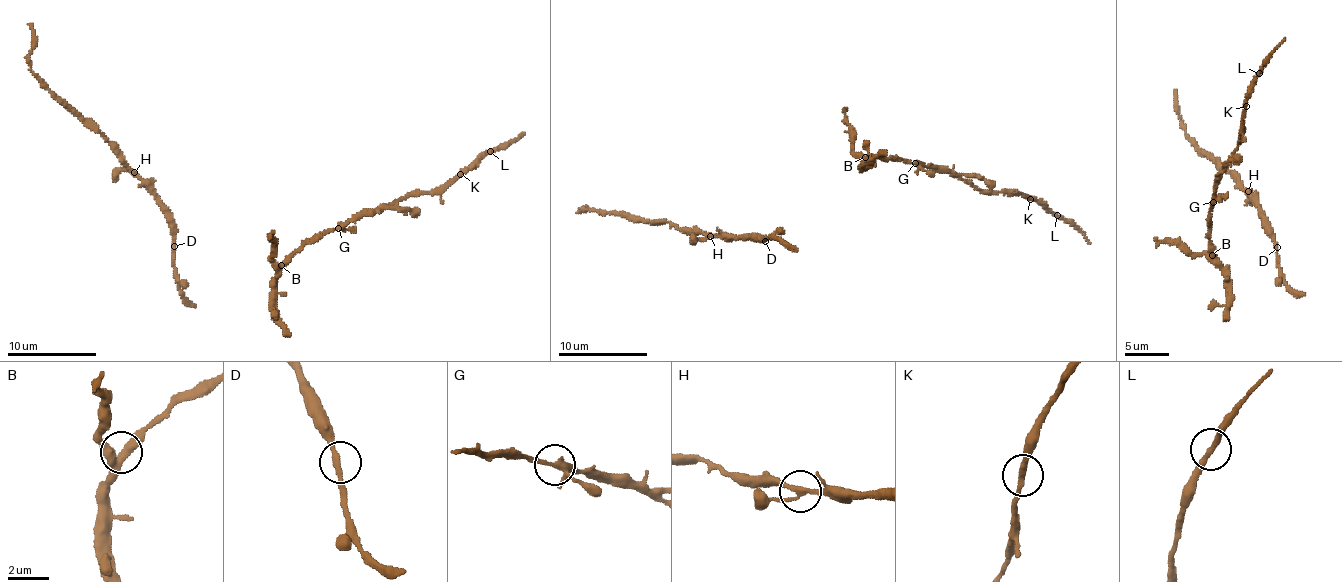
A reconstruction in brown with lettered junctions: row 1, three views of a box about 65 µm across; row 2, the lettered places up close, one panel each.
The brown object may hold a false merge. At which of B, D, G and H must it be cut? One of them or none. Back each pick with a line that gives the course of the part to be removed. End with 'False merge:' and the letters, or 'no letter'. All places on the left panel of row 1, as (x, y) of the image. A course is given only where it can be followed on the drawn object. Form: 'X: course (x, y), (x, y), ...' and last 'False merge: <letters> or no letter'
False merge: no letter

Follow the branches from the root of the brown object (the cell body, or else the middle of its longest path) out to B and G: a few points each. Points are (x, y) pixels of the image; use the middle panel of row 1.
B: (860, 172), (861, 160), (865, 157)
G: (860, 172), (862, 164), (876, 156), (910, 160), (914, 164)

